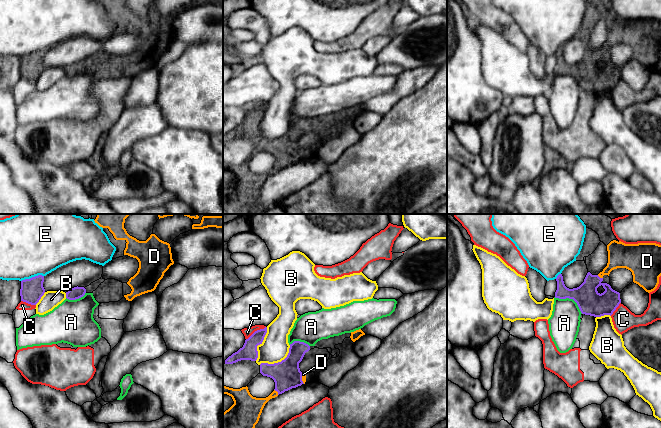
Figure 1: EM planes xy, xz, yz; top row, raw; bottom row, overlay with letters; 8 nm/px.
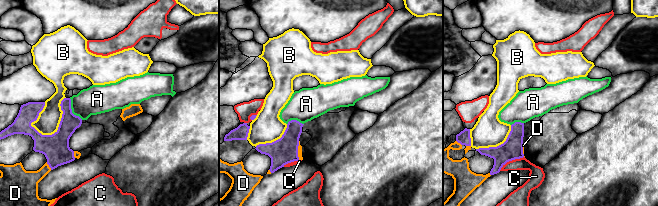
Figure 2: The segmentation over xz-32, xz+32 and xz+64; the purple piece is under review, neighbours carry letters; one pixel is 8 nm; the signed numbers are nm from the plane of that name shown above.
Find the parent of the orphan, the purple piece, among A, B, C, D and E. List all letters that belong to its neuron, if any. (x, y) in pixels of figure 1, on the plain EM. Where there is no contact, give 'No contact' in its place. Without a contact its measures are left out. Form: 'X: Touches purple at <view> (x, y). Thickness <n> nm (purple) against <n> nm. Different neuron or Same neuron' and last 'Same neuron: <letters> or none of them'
A: Touches purple at yz (570, 74). Thickness 200 nm (purple) against 240 nm. Different neuron
B: Touches purple at xz (278, 138). Thickness 220 nm (purple) against 220 nm. Different neuron
C: Touches purple at xz (255, 107). Thickness 130 nm (purple) against 70 nm. Different neuron
D: Touches purple at xz (277, 167). Thickness 220 nm (purple) against 180 nm. Same neuron
E: Touches purple at xy (32, 53). Thickness 180 nm (purple) against 440 nm. Different neuron
Same neuron: D

